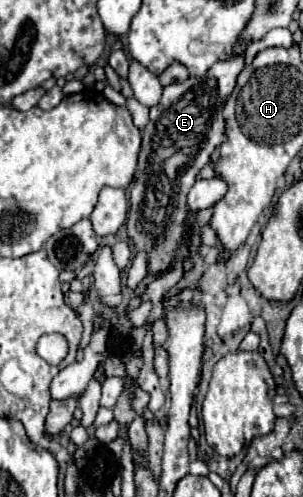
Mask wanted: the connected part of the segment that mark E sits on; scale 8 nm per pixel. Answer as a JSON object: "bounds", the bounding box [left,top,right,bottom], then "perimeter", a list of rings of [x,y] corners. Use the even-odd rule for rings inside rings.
{"bounds":[127,55,243,275],"perimeter":[[[231,55],[215,63],[201,79],[187,79],[185,83],[165,87],[159,105],[151,107],[149,123],[143,129],[137,179],[129,199],[127,235],[139,251],[149,253],[149,271],[153,275],[165,273],[177,257],[179,243],[185,235],[185,195],[201,167],[209,163],[213,149],[225,141],[223,107],[243,67],[243,55]]]}

